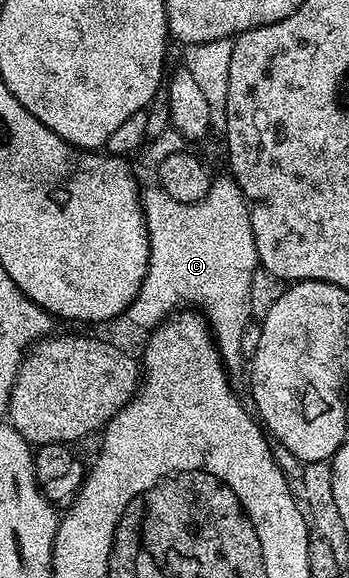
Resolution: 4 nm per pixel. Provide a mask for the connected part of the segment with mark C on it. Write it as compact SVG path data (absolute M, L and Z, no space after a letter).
M231 176L219 178L213 177L212 187L206 192L206 196L201 202L176 202L167 192L159 188L153 190L145 189L142 194L142 205L144 208L144 223L148 229L148 274L144 278L142 288L138 292L138 296L128 305L126 318L129 318L138 329L143 332L151 332L165 322L169 316L183 311L185 308L198 308L199 313L208 319L208 328L212 331L212 337L216 340L216 346L220 350L220 356L224 360L224 365L229 371L235 372L240 365L245 365L245 355L240 353L242 348L242 336L248 331L252 318L252 281L256 278L256 270L258 274L258 252L254 244L254 228L252 227L252 212L248 204L248 199L244 193L240 191L240 185L236 179Z

